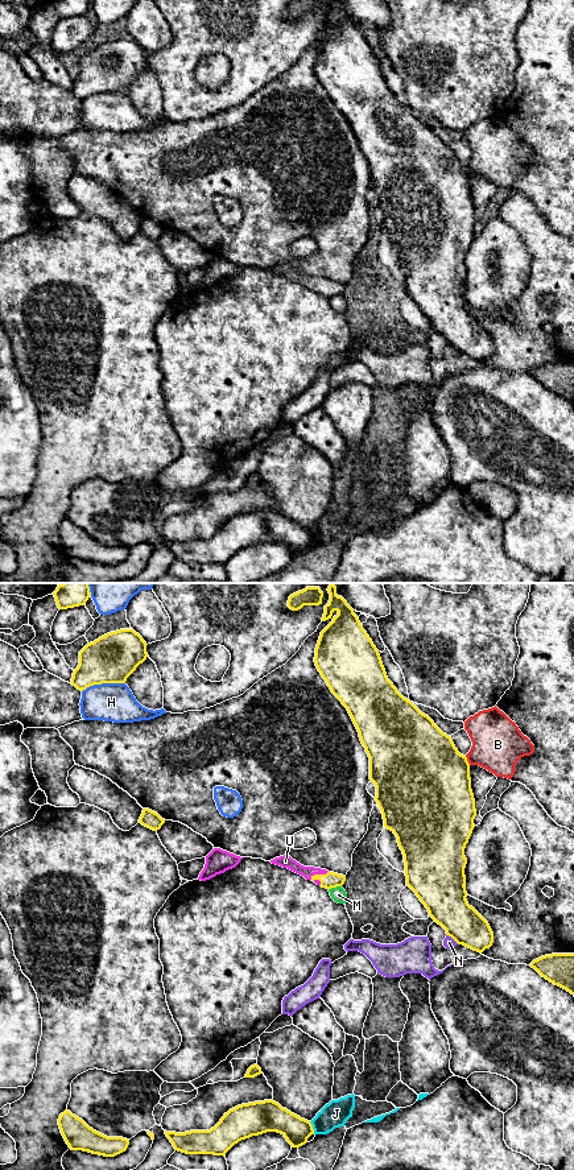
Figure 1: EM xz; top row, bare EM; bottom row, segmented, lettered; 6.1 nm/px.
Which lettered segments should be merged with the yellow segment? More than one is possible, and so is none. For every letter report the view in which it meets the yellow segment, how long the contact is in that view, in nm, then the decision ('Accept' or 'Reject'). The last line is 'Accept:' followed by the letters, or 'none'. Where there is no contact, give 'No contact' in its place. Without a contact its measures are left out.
B: Touches yellow in xz. Shared border 70 nm. Reject
H: Touches yellow in xz. Shared border 280 nm. Reject
J: Touches yellow in xz. Shared border 90 nm. Accept
M: Touches yellow in xz. Shared border 80 nm. Accept
N: Touches yellow in xz. Shared border 90 nm. Reject
U: Touches yellow in xz. Shared border 120 nm. Accept
Accept: J, M, U

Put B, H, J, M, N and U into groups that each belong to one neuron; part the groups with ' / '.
B N / H / J M U

